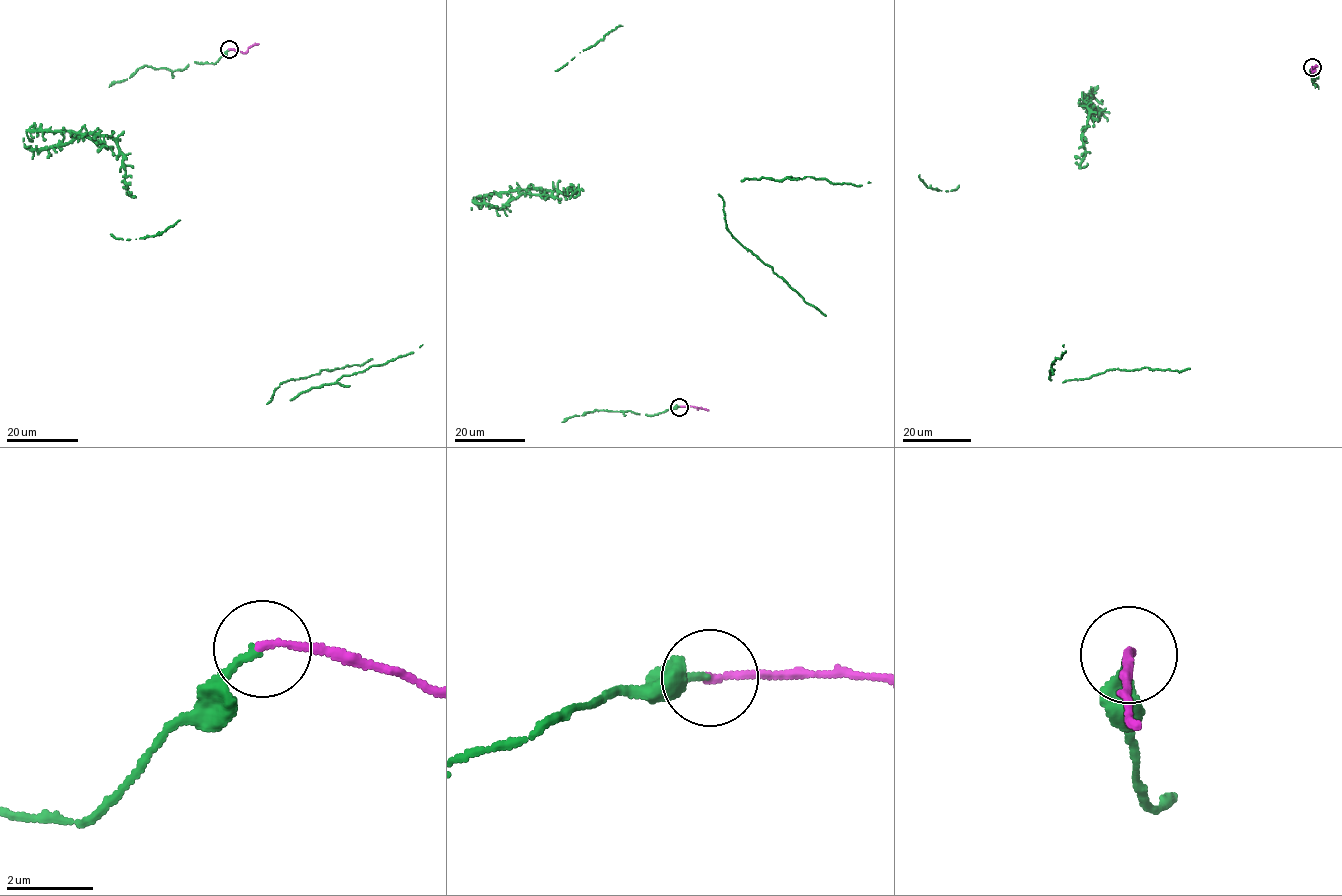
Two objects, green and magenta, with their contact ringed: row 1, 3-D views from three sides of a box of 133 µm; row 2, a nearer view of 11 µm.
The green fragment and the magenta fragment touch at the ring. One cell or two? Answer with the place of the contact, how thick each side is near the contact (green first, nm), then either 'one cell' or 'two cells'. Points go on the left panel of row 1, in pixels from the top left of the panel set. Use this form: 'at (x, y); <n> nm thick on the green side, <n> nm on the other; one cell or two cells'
at (229, 49); 150 nm thick on the green side, 180 nm on the other; one cell

